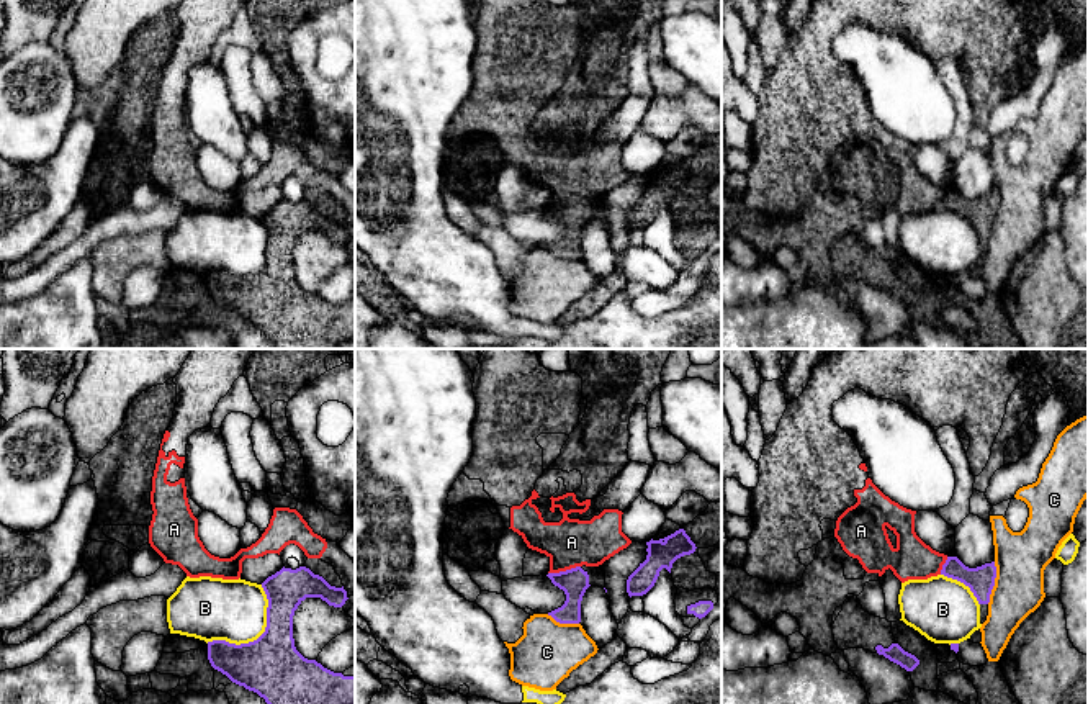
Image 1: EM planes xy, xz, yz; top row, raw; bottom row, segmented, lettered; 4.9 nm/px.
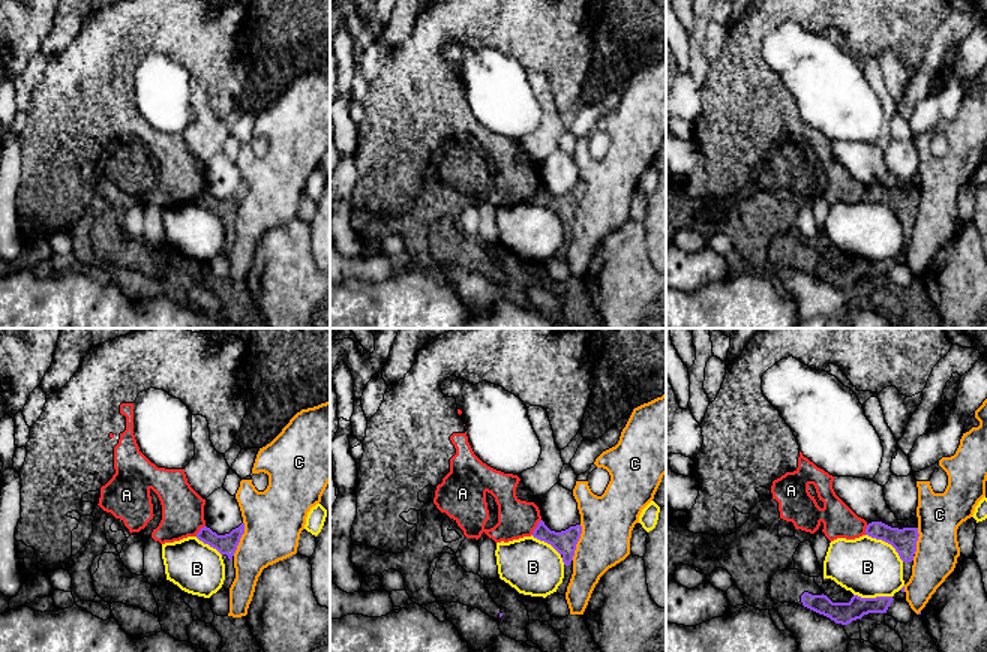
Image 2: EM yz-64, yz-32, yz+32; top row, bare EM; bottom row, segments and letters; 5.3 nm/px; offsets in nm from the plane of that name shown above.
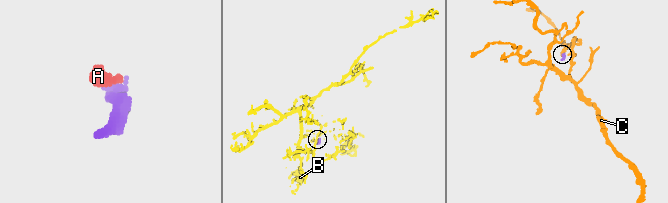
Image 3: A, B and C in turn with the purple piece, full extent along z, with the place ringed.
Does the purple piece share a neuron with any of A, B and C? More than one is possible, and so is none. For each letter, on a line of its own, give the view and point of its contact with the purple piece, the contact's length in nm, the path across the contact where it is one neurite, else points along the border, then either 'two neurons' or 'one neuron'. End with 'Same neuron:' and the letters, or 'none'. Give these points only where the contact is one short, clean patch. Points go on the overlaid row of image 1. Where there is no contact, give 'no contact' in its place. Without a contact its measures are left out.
A: meets purple in xz at (563, 572); contact 170 nm long; two neurons
B: meets purple in xy at (259, 637); contact 400 nm long; two neurons
C: meets purple in yz at (993, 583); contact 220 nm long; two neurons
Same neuron: none

